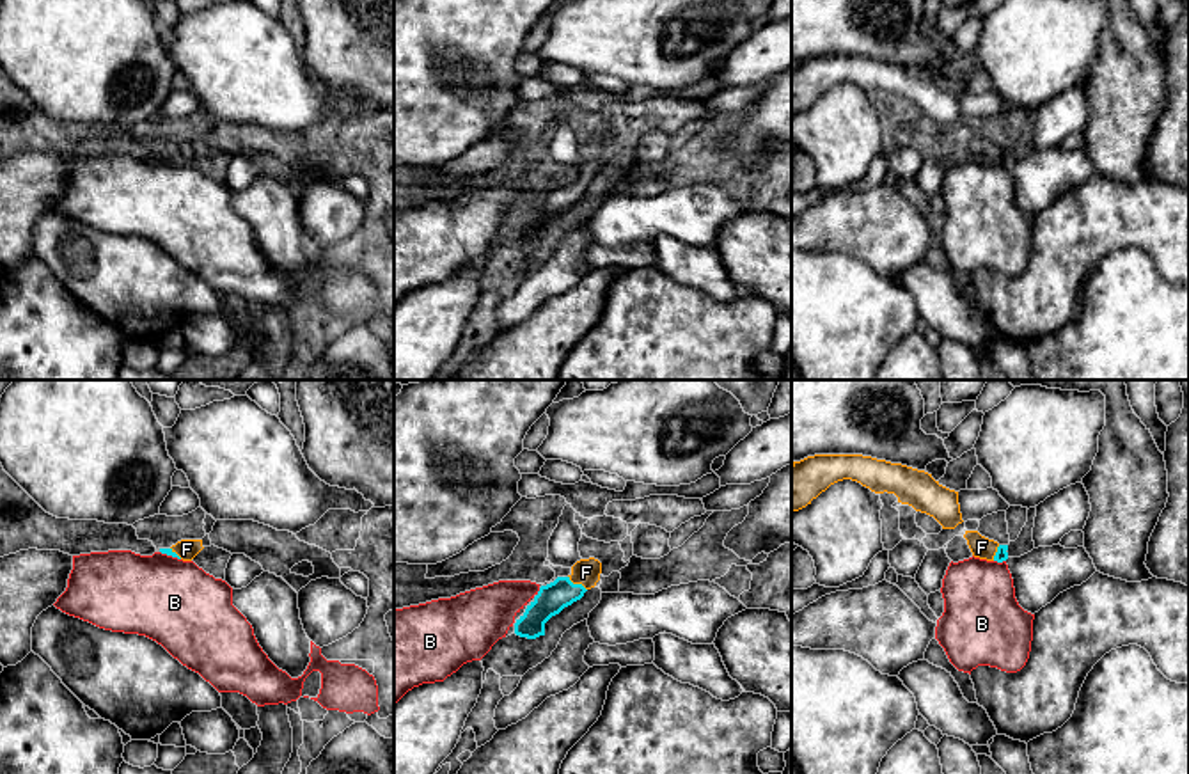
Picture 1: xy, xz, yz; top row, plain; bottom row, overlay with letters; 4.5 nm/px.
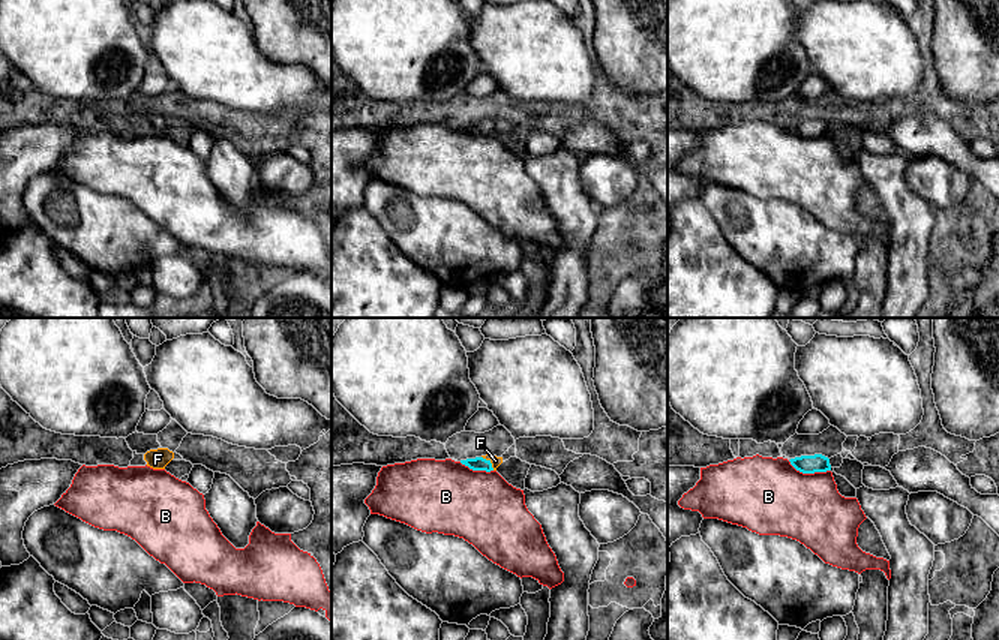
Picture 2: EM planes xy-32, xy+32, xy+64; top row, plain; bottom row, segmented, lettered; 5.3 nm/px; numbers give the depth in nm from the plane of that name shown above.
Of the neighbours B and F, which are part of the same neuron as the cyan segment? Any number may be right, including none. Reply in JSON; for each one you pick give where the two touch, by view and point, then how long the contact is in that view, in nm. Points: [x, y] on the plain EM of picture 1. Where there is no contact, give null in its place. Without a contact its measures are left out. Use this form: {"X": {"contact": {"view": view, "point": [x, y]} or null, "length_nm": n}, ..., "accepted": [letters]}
{"F": {"contact": {"view": "xz", "point": [577, 187]}, "length_nm": 110}, "accepted": ["F"]}

